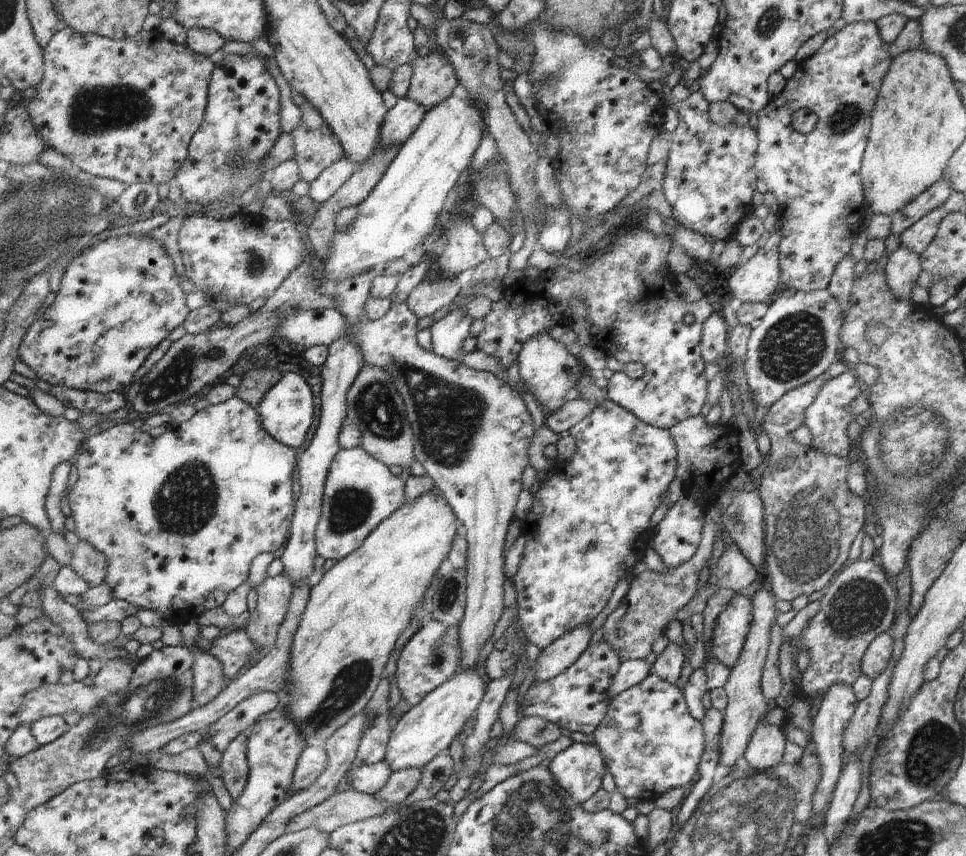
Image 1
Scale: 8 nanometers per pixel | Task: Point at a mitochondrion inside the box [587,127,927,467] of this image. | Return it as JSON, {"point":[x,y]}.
{"point":[793,346]}

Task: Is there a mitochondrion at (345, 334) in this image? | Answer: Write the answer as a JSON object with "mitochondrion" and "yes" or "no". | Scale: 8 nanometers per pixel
{"mitochondrion":"no"}

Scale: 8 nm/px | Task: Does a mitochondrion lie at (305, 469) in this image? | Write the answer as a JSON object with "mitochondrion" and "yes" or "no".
{"mitochondrion":"no"}

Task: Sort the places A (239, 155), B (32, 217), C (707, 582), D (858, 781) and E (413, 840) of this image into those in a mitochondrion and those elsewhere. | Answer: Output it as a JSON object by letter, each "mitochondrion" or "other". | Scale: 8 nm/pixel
{"A":"mitochondrion","B":"mitochondrion","C":"other","D":"other","E":"mitochondrion"}

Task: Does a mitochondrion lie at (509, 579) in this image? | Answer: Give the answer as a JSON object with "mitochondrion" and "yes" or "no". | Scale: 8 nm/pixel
{"mitochondrion":"no"}

